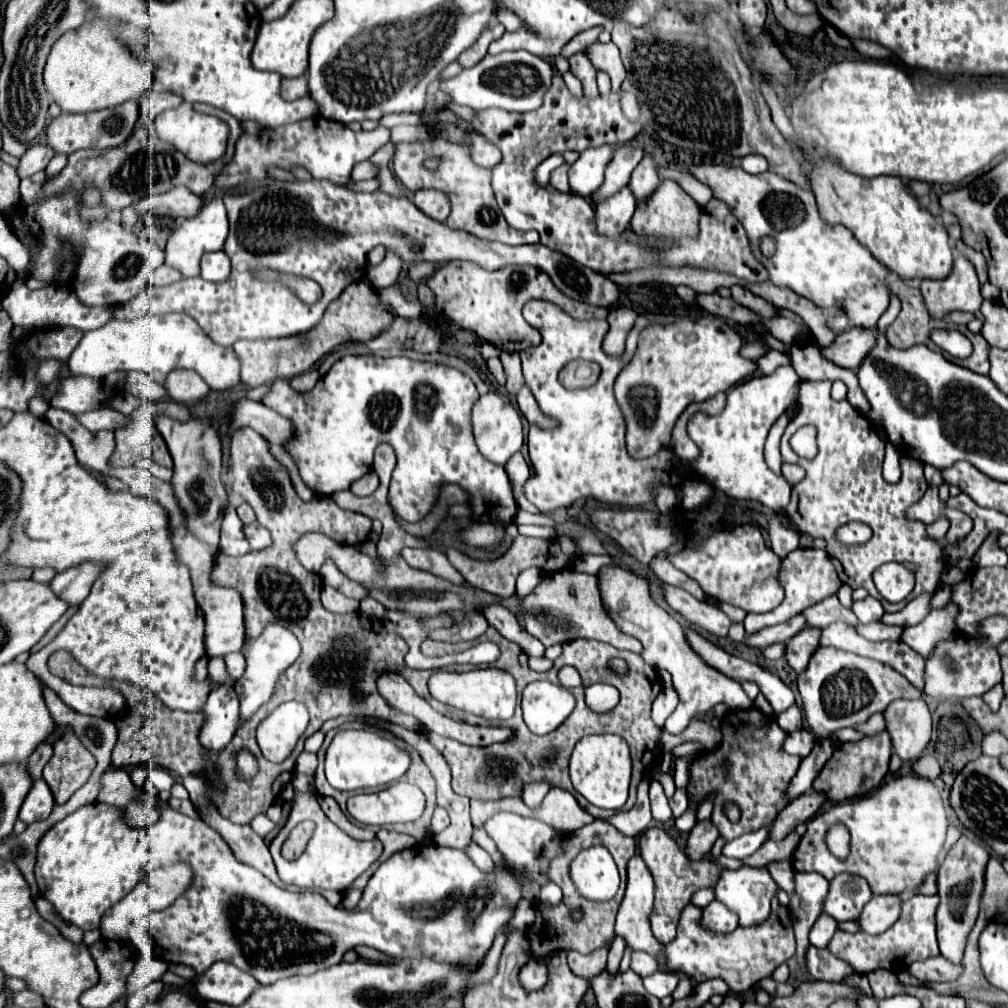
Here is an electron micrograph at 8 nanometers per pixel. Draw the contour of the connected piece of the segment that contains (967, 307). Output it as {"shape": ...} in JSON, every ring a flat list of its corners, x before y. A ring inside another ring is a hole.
{"shape":[[957,255,953,271,943,281,923,281,921,293,925,307,933,319,943,319,943,313,951,311,977,311,983,303,979,281,973,265]]}

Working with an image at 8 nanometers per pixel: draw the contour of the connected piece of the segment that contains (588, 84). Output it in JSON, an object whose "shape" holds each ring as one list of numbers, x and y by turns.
{"shape":[[573,55,569,59,569,63,571,63,571,73,583,85,585,97,597,97,599,95,599,91,597,91,597,71,591,65,591,61,585,55]]}

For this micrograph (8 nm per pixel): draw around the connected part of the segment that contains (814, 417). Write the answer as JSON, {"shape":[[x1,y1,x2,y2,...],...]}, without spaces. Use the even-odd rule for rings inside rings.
{"shape":[[801,381,801,391,799,391,799,413,789,421,783,437,781,437,781,455,785,463,797,463,807,471,807,477,793,487,793,497,797,499,797,515,795,515,795,523,799,527,801,533,809,533,811,537,823,537,829,543,829,557,837,559,843,565,845,575,841,575,841,581,847,583,849,587,857,589,857,587,865,587,868,594,875,599,881,601,883,609,887,613,899,611,903,609,911,597,919,597,925,591,935,591,939,587,939,571,945,565,943,563,943,547,941,543,929,541,927,531,925,531,925,523,909,519,907,517,907,509,919,501,919,497,927,491,925,485,925,477,923,477,923,463,915,461,913,457,901,457,901,479,899,483,891,485,883,479,881,475,881,465,883,465,883,455,885,455,885,447,883,441,877,437,877,431,869,425,869,421,865,419,865,415,861,415,859,411,855,411,847,401,833,401,831,399,831,381],[803,425,815,425,817,427,817,443,819,443,819,455,815,459,801,459,799,455,795,455,789,447,789,439,791,435,803,427],[851,521,859,521,871,527,873,535,867,543,863,545,839,545,839,541,835,541,835,533,841,525,847,525],[889,561,911,561,917,563,919,569,915,571,915,589,913,593,903,599,901,603,889,603,877,591,873,585,873,571]]}

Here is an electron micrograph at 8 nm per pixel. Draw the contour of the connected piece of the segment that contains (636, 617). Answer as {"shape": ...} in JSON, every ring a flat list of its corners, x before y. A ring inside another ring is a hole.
{"shape":[[607,565,601,567,601,571,597,573,597,581,599,581,603,605,609,617,615,621,615,625,619,625,623,633,643,643,643,659,651,667,655,670,669,671,673,677,673,685,679,693,681,703,665,721,665,731,679,735,689,725,691,717,711,711,717,703,725,703,731,709,753,707,753,701,747,697,739,681,719,673,717,669,711,669,711,665,703,665,703,659,691,649,691,645,687,645,683,625,651,599,647,579,637,577,635,573,621,569,619,565]]}

